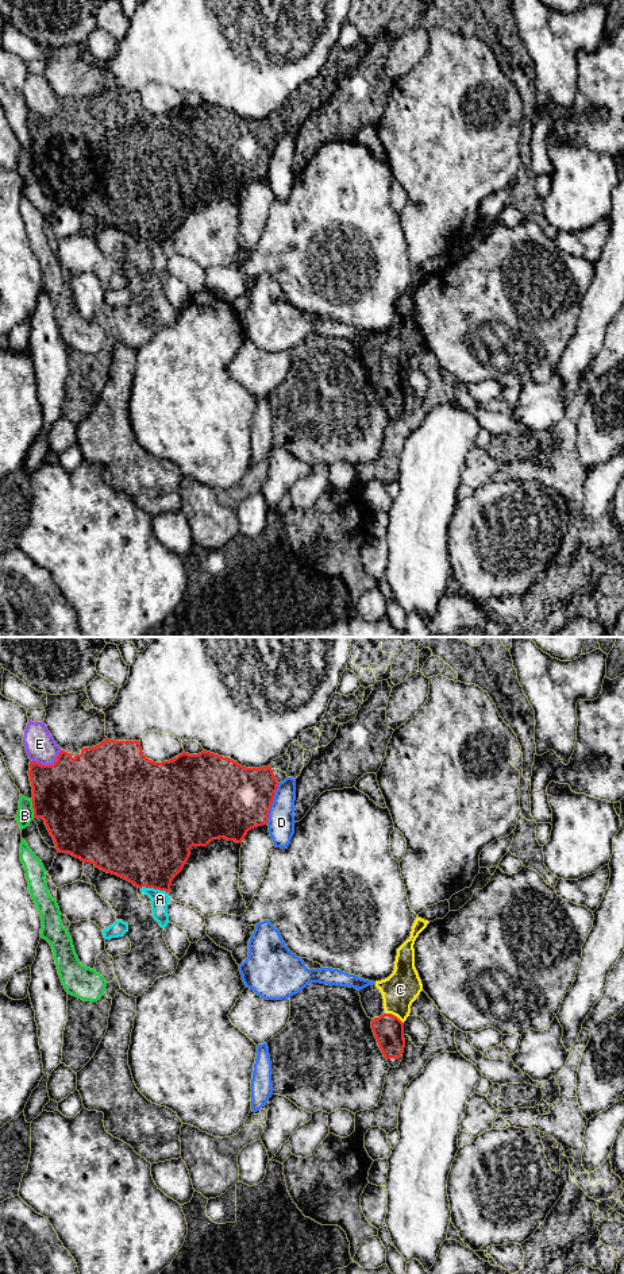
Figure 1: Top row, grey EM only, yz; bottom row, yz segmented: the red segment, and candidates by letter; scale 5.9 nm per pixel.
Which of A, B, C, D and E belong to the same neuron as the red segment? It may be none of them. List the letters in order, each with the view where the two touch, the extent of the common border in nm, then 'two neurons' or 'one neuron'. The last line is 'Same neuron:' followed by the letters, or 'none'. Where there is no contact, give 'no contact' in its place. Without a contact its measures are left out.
A: yz | 170 nm | two neurons
B: yz | 100 nm | two neurons
C: yz | 130 nm | one neuron
D: yz | 260 nm | two neurons
E: yz | 200 nm | two neurons
Same neuron: C

